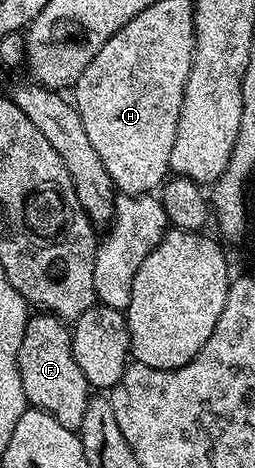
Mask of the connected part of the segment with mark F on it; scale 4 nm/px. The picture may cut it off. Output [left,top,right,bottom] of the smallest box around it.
[17,313,93,432]

